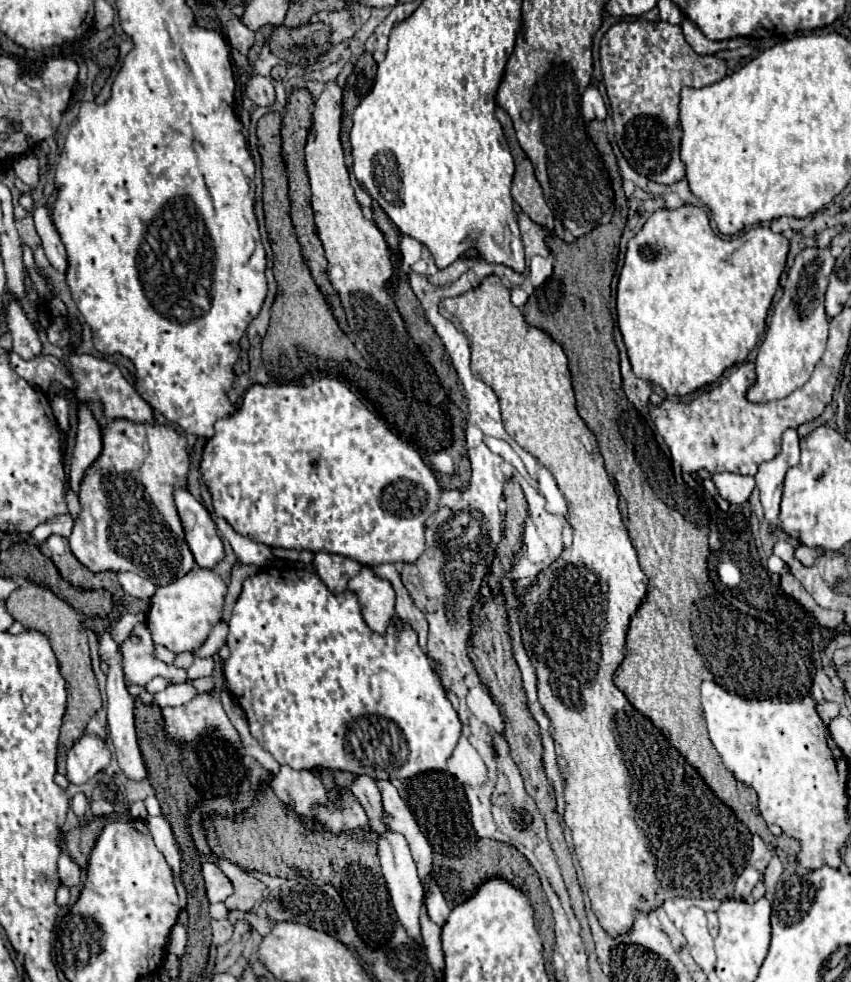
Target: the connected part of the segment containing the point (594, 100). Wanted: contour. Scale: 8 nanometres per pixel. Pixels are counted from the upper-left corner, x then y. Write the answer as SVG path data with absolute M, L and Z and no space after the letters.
M588 86L582 96L582 116L586 122L590 120L606 120L608 110L596 86Z

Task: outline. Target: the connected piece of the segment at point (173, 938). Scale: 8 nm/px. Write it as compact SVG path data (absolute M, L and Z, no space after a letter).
M177 921L169 936L168 952L174 952L174 954L178 954L178 957L181 957L180 942L187 942L187 939L186 927Z

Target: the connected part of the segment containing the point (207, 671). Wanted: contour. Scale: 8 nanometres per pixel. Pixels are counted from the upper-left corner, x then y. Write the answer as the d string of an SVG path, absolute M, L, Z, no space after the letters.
M196 658L192 662L192 666L188 668L188 678L204 678L204 676L210 676L212 674L212 668L214 668L212 658Z

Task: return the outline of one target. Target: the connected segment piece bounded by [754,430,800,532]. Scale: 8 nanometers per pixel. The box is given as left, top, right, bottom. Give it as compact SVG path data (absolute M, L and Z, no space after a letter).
M786 430L782 436L782 450L780 454L760 464L756 472L756 488L760 490L760 500L764 506L764 518L770 532L776 532L780 528L780 498L782 498L782 482L786 476L786 470L794 466L800 458L798 448L798 434L796 430Z

